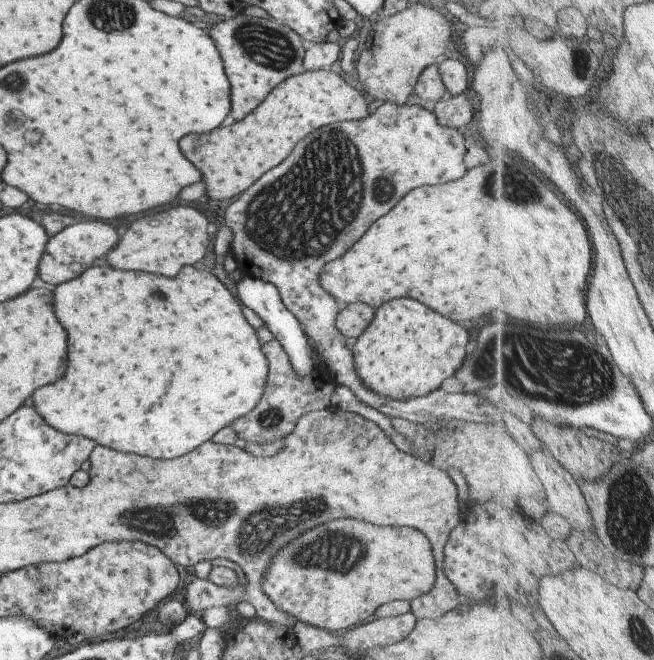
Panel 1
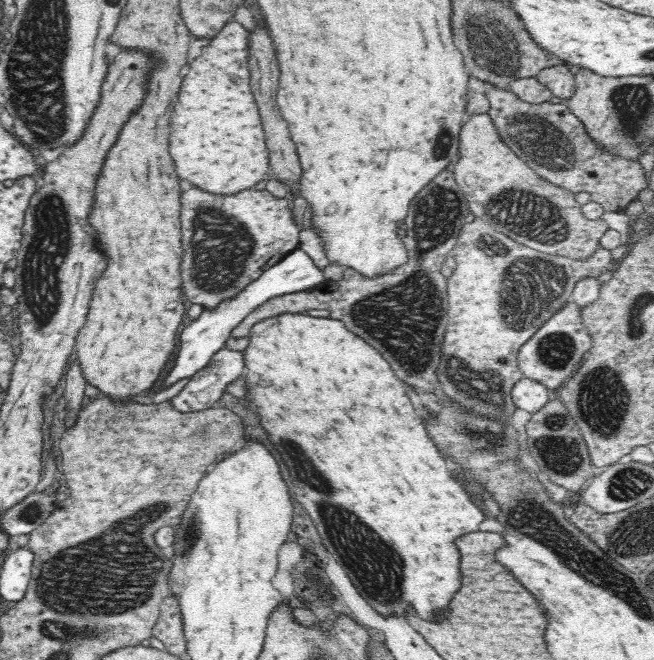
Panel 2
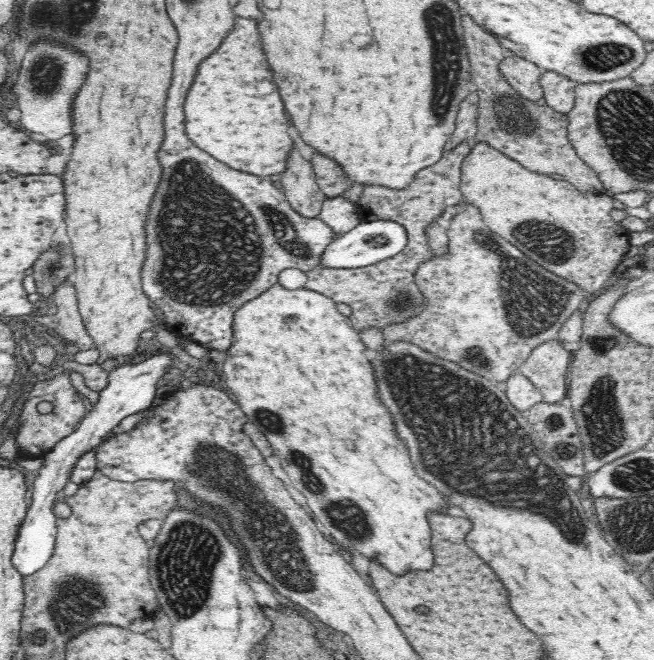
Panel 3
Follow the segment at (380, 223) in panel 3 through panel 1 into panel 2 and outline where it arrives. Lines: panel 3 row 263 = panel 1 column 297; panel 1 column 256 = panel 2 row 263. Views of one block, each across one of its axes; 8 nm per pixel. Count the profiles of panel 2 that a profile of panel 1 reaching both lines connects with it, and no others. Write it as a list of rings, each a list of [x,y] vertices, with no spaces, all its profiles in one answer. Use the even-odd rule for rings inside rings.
[[[300,248],[287,254],[278,264],[272,265],[262,276],[259,276],[244,291],[240,292],[233,299],[219,304],[217,309],[210,311],[204,310],[190,326],[186,326],[180,334],[180,352],[176,352],[174,365],[166,373],[160,390],[168,388],[179,380],[189,379],[196,372],[202,370],[210,362],[212,356],[222,350],[226,340],[230,338],[232,328],[236,328],[241,320],[244,320],[256,306],[264,304],[266,300],[274,296],[282,296],[292,292],[309,290],[325,281],[324,268],[318,268],[309,254]]]

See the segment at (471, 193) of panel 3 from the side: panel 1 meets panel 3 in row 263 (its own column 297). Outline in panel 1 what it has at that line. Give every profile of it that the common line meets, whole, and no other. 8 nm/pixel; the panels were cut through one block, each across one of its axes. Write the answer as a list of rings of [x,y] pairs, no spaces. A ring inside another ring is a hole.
[[[333,520],[313,530],[303,532],[277,550],[277,556],[265,568],[261,576],[263,594],[296,620],[325,630],[348,630],[373,618],[381,604],[391,600],[411,602],[427,594],[435,582],[435,568],[432,550],[427,537],[411,528],[375,526],[357,520]]]

